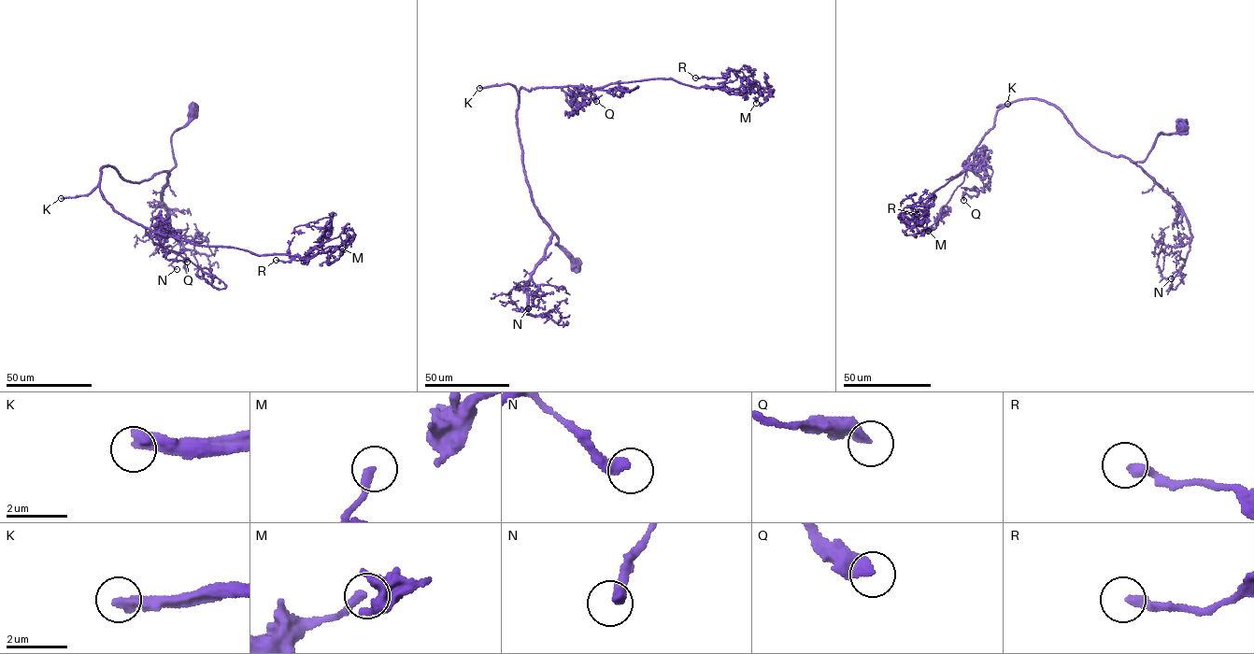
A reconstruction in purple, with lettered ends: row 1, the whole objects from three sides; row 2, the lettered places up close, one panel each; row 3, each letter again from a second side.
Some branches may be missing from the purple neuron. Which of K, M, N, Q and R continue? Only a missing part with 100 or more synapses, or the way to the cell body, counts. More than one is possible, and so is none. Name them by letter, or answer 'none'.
K

